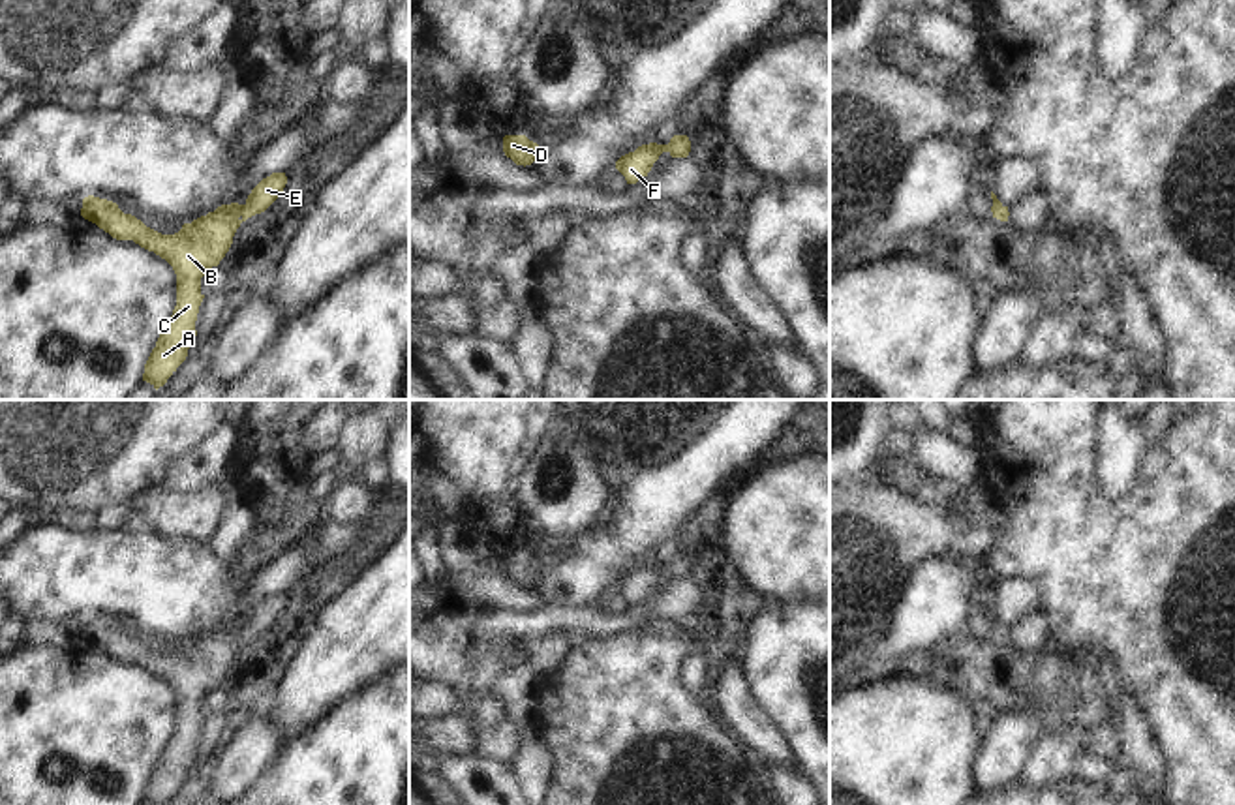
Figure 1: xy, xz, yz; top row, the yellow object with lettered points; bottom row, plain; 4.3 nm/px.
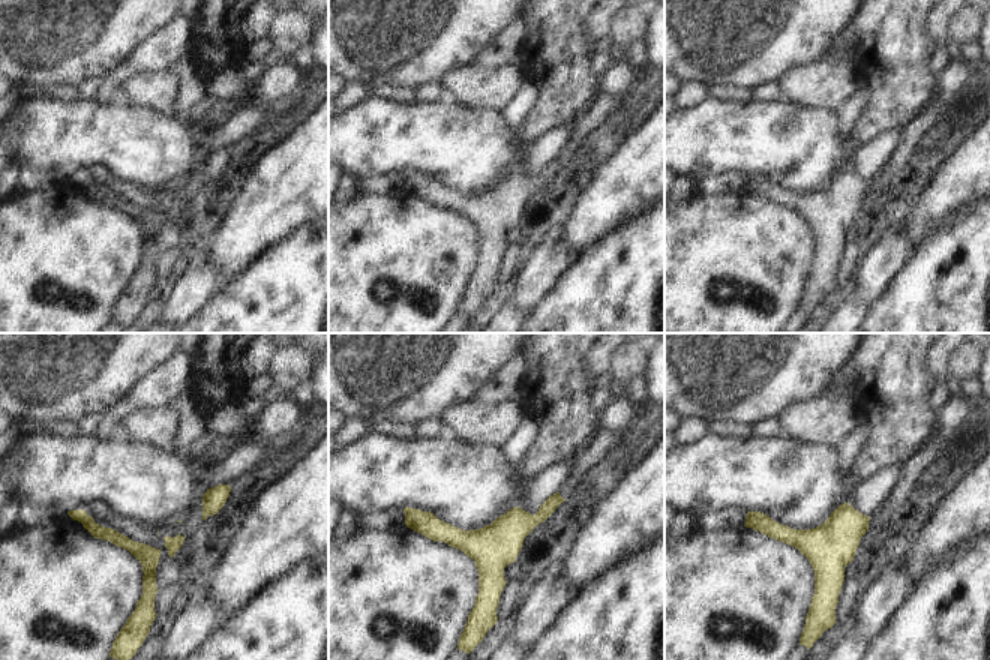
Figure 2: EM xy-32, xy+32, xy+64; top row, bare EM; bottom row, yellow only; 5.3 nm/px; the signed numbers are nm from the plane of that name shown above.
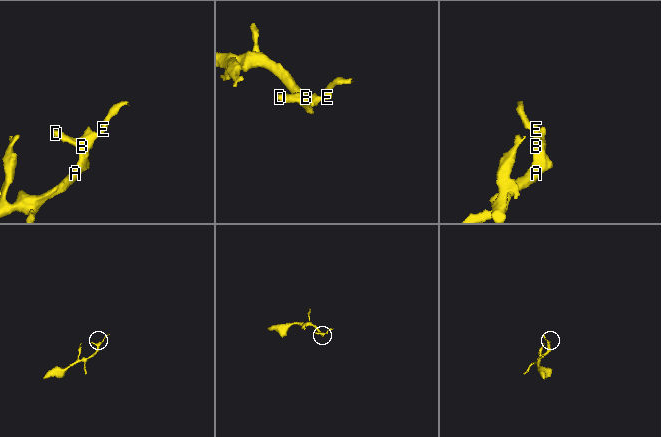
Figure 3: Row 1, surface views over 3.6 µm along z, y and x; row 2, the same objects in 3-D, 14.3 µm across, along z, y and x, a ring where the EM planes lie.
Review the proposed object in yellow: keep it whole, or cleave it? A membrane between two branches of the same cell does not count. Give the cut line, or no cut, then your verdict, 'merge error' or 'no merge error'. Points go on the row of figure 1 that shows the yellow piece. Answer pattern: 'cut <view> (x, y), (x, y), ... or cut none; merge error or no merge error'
cut none; no merge error

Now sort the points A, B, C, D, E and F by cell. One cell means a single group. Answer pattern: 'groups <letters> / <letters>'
groups A B C D E F

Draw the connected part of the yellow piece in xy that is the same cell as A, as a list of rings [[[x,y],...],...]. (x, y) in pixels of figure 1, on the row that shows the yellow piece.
[[[285,173],[263,178],[244,205],[221,205],[214,212],[184,223],[175,235],[161,235],[146,227],[131,214],[124,214],[116,203],[88,195],[83,199],[81,216],[116,240],[133,240],[141,248],[165,259],[176,274],[176,306],[152,349],[143,381],[156,390],[167,383],[186,360],[197,330],[195,321],[205,298],[201,278],[218,266],[233,244],[242,221],[265,212],[283,191]]]

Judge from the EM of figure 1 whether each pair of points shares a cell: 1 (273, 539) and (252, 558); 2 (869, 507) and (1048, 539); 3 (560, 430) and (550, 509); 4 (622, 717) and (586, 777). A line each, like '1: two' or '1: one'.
1: one
2: two
3: one
4: one

